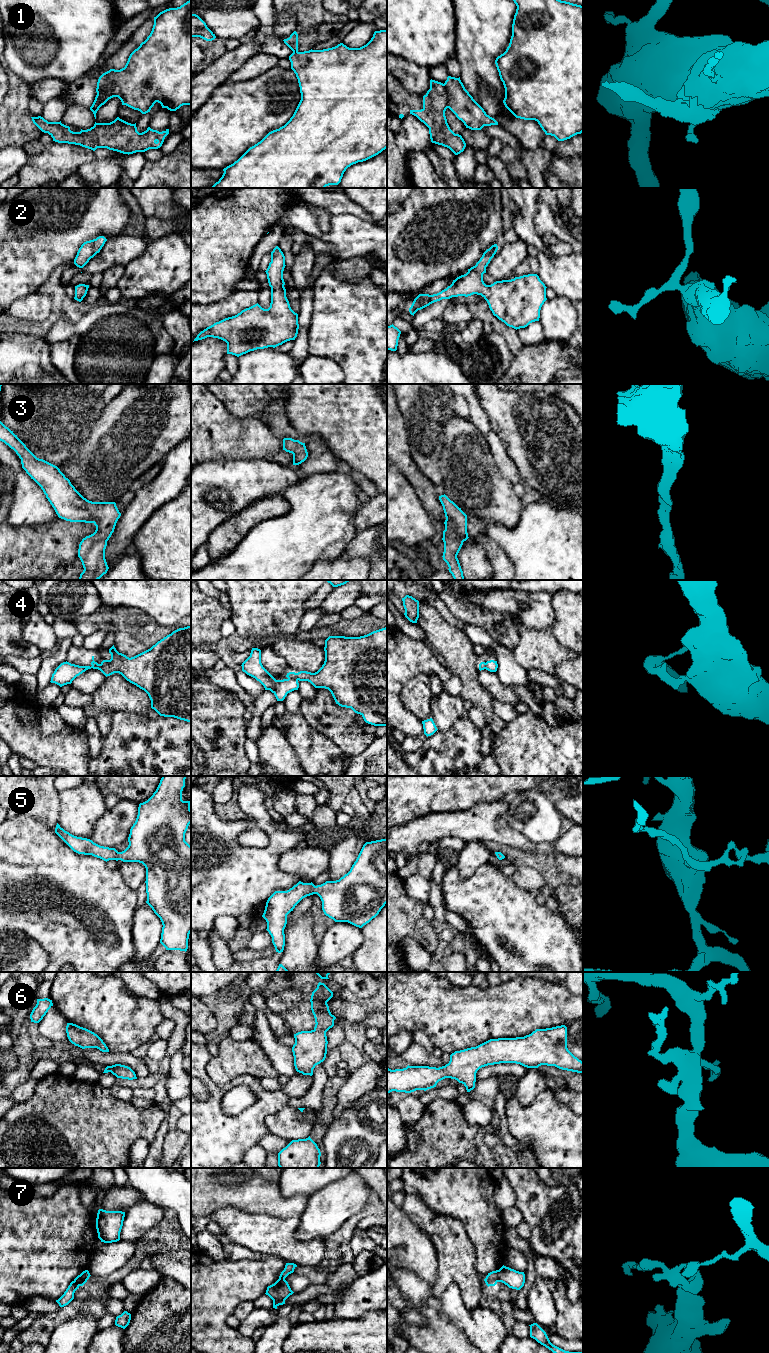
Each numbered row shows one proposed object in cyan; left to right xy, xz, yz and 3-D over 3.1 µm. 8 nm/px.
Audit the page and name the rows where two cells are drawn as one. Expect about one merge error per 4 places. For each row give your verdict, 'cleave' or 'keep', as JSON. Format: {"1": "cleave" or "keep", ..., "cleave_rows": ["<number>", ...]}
{"1": "cleave", "2": "keep", "3": "keep", "4": "cleave", "5": "keep", "6": "keep", "7": "cleave", "cleave_rows": ["1", "4", "7"]}

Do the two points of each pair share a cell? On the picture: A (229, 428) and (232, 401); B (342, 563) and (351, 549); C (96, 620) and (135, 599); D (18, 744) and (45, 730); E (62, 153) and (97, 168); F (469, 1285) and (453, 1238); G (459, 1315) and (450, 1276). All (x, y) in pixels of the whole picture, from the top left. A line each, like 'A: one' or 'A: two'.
A: two
B: two
C: two
D: two
E: two
F: one
G: two

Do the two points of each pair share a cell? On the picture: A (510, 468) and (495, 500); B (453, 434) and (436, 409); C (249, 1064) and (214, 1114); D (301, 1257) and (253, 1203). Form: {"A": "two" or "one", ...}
{"A": "two", "B": "two", "C": "two", "D": "two"}

